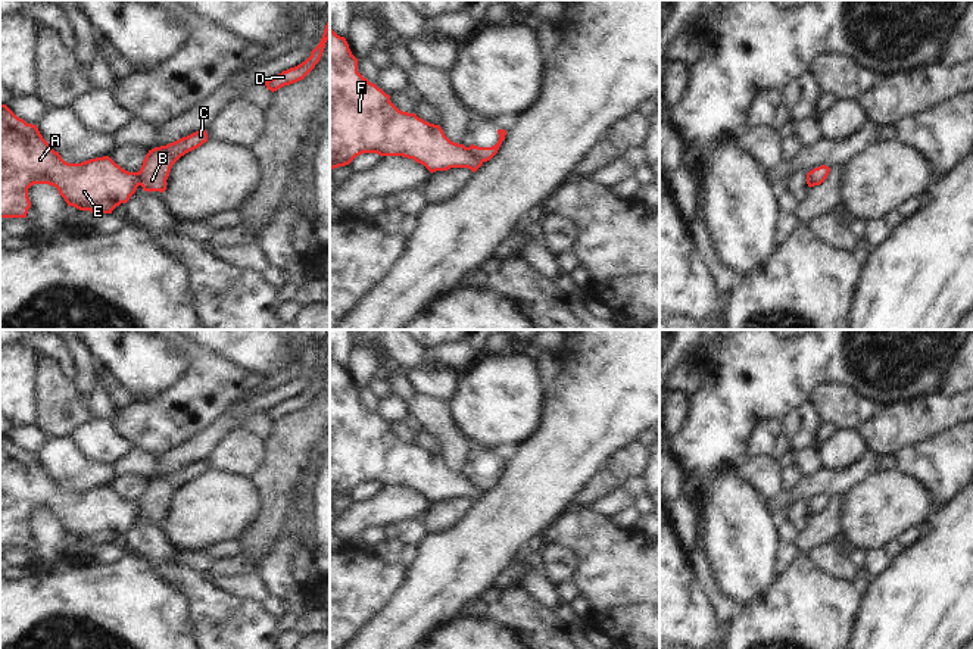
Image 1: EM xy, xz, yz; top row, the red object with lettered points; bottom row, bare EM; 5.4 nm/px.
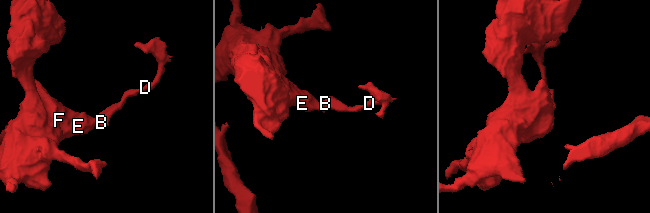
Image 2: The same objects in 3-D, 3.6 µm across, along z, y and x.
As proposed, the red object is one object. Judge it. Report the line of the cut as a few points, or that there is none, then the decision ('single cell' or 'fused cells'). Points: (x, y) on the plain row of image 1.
cut xz (467, 477), (476, 487), (483, 490); fused cells

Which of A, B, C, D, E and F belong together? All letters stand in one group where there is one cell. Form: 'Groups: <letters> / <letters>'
Groups: A E F / B C D

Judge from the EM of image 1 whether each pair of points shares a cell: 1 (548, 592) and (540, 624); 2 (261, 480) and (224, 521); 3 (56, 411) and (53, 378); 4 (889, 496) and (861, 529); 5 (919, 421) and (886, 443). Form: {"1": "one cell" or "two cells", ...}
{"1": "two cells", "2": "two cells", "3": "one cell", "4": "one cell", "5": "one cell"}

